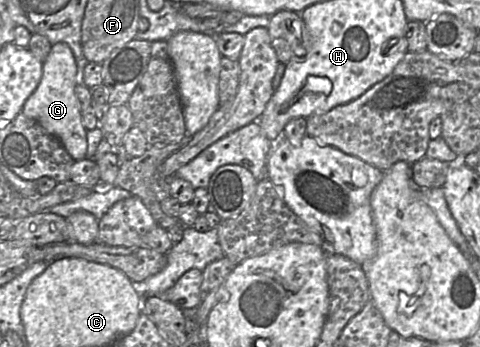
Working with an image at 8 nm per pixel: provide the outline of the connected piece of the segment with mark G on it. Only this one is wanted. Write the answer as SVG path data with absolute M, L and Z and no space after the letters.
M64 42L52 45L43 62L41 80L25 101L21 113L37 120L45 130L55 136L75 160L83 160L87 153L87 129L82 123L82 111L75 95L77 64L71 48Z

